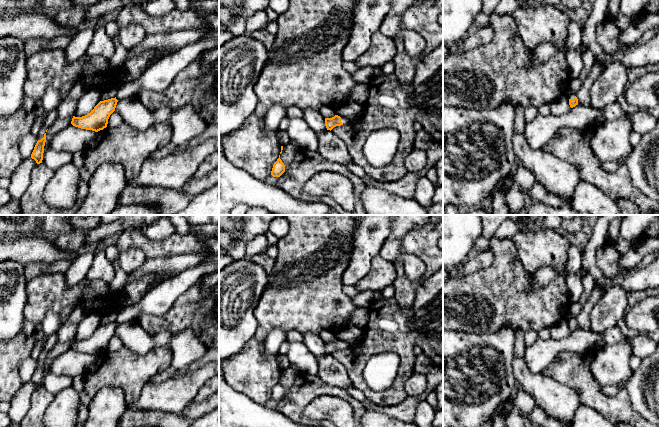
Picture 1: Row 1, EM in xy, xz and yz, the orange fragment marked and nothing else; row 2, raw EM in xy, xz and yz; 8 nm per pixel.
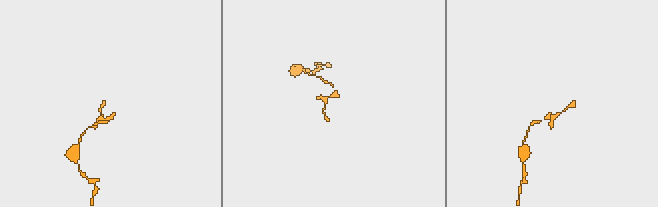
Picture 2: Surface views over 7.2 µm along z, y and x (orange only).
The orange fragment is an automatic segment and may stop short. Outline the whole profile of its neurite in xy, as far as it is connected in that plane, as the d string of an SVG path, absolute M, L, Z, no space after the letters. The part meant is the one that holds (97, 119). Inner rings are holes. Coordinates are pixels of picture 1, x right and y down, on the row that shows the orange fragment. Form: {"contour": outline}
{"contour": "M206 37L193 44L161 57L133 81L123 82L116 97L100 101L94 109L82 117L73 116L71 124L75 127L98 132L107 127L110 115L115 111L117 102L136 97L141 91L161 92L166 90L179 72L187 69L201 53L217 48L219 40Z"}

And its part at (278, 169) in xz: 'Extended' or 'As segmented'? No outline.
As segmented

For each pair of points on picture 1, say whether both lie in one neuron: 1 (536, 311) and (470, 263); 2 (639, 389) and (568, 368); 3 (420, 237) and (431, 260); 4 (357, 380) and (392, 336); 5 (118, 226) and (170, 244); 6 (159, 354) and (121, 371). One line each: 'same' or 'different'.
1: different
2: different
3: same
4: same
5: different
6: same

